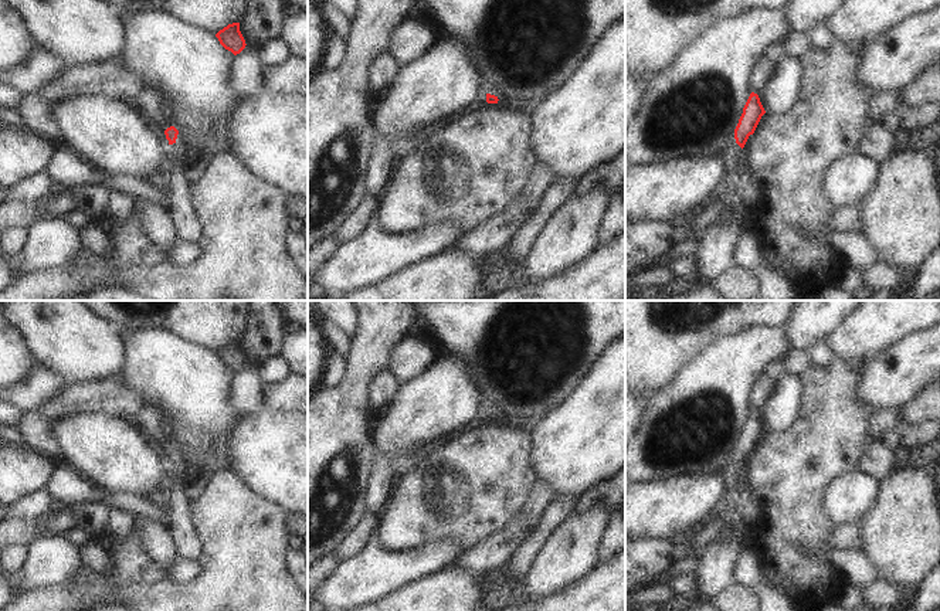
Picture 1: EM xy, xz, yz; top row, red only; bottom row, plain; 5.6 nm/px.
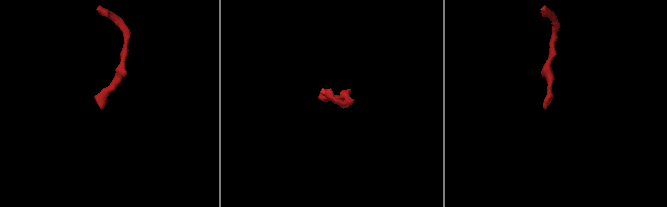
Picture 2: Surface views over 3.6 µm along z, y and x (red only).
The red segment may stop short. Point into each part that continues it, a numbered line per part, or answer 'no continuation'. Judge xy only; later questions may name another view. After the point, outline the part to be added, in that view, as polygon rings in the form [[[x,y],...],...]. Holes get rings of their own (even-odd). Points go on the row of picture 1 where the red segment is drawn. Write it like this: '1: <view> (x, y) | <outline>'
1: xy (185, 221) | [[[179,143],[169,145],[172,173],[169,179],[169,213],[176,237],[198,242],[203,228],[190,198],[190,184],[184,177],[189,156]]]

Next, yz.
1: yz (736, 214) | [[[733,143],[722,156],[726,164],[722,198],[726,204],[726,211],[720,217],[720,225],[733,225],[740,232],[751,230],[750,210],[746,208],[742,198],[742,189],[746,186],[746,174],[739,167],[739,159],[743,149]]]

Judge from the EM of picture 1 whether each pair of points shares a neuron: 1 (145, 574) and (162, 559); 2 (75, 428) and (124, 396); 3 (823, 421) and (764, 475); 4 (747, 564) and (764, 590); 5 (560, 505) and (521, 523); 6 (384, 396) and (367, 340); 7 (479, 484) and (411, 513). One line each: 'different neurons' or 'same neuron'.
1: different neurons
2: different neurons
3: same neuron
4: same neuron
5: different neurons
6: different neurons
7: same neuron

